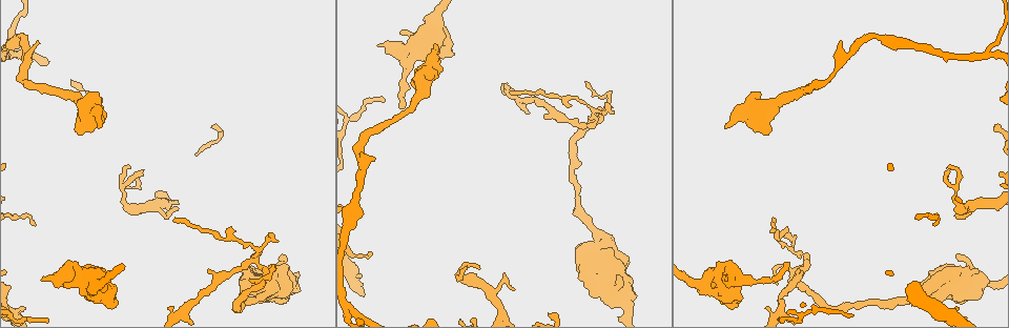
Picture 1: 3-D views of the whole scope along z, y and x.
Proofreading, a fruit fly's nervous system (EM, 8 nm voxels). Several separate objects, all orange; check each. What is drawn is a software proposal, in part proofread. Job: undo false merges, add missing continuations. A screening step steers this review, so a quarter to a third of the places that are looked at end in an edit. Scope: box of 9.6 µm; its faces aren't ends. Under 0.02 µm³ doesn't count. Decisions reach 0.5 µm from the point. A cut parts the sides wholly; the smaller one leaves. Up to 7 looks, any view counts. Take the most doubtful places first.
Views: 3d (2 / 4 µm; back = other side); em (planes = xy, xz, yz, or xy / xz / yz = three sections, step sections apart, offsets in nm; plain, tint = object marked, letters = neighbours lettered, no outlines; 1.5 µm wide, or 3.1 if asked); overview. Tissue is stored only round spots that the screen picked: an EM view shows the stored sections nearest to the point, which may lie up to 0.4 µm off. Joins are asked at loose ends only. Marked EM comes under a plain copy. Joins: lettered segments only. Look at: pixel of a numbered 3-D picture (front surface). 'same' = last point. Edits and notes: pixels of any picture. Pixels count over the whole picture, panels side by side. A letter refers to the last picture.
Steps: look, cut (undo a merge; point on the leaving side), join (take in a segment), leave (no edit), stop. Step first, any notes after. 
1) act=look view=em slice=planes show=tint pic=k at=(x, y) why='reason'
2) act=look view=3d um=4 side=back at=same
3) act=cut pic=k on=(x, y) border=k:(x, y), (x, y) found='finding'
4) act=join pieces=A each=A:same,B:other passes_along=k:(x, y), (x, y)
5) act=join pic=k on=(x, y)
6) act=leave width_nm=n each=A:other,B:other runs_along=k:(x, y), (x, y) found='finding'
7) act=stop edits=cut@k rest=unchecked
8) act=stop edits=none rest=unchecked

act=look view=3d um=2 pic=1 at=(124, 201) why='calibre changes'

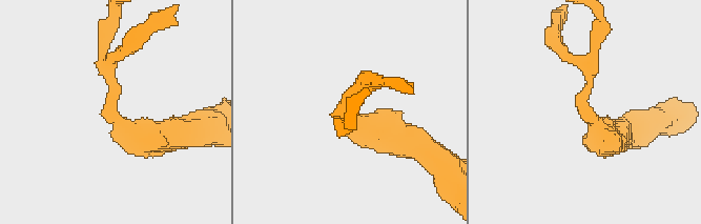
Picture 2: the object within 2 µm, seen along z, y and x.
act=look view=em slice=planes show=letters pic=2 at=(115, 116) why='now the EM'

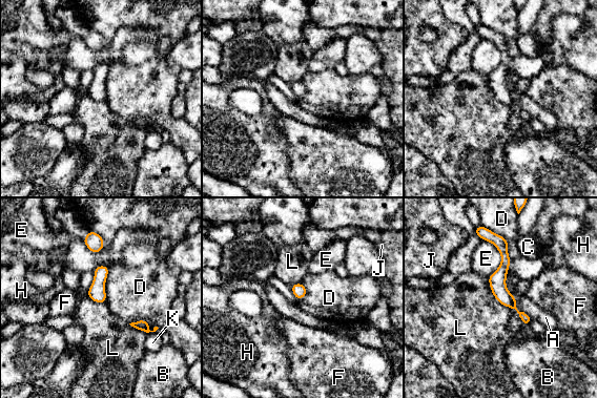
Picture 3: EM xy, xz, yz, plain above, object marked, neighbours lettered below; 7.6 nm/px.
act=leave each=A:other,B:other,C:other,D:other,E:other,F:other,H:other,J:other,K:other,L:other runs_along=3:(493, 236), (505, 255), (500, 293), (527, 320) found='continuous, no second neuron'

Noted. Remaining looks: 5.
act=look view=em slice=planes show=tint pic=1 at=(735, 305)

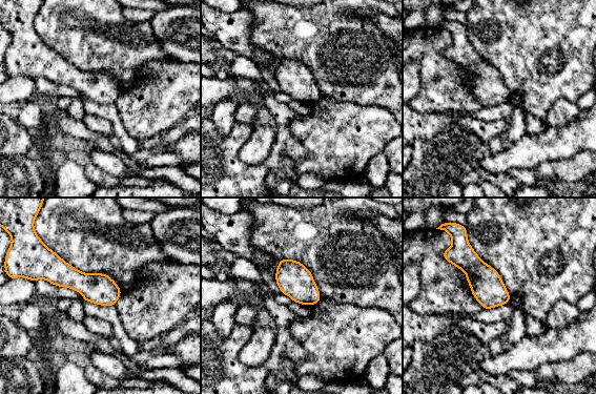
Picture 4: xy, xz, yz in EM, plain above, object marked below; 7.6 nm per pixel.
act=look view=em slice=planes show=letters at=same

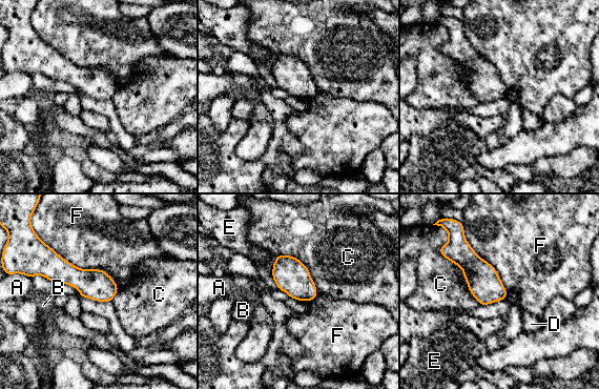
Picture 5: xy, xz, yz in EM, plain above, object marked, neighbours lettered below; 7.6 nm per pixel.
act=leave each=A:other,B:other,C:other,D:other,E:other,F:other found='none of them fits'

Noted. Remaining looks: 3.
act=look view=em slice=planes show=letters pic=1 at=(402, 107) why='thin end'

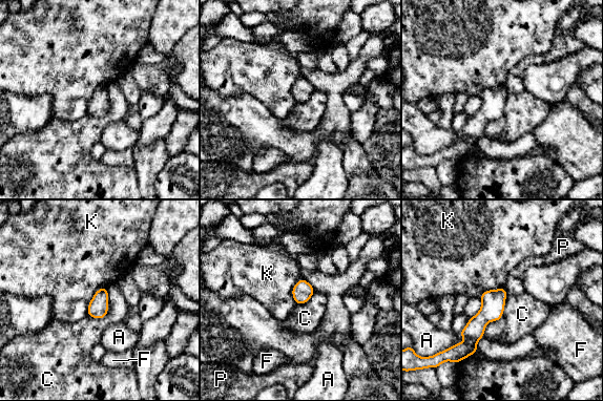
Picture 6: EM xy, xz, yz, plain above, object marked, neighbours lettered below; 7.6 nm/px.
act=leave each=A:other,C:other,F:other,K:other,P:other border=6:(507, 295), (483, 336) found='no lettered segment goes on from it'

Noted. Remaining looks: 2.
act=stop edits=none rest=unchecked

